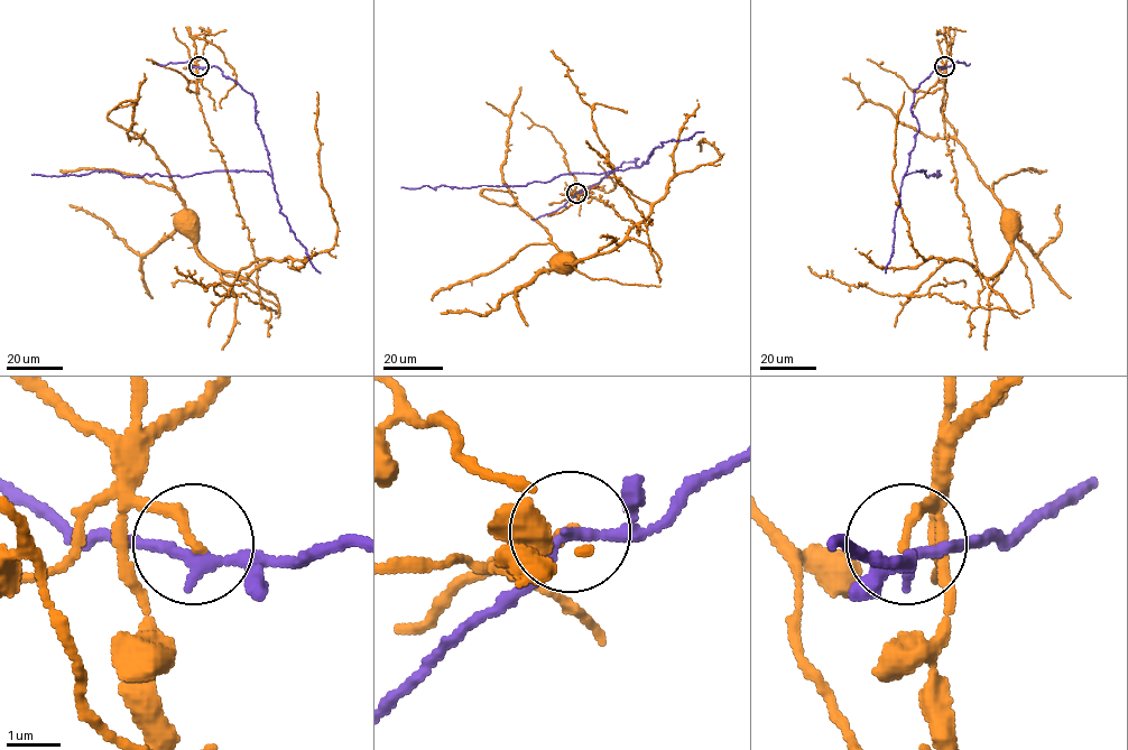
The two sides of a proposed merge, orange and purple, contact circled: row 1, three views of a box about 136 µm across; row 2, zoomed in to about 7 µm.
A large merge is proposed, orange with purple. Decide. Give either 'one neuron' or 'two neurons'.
two neurons

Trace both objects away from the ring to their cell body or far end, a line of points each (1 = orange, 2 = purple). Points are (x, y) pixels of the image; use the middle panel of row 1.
1: (576, 193), (612, 205), (638, 228), (611, 250), (574, 264), (516, 203), (501, 166), (520, 86)
2: (576, 193), (622, 163), (635, 158), (639, 166), (653, 150), (638, 167), (562, 174), (524, 186), (401, 188)

